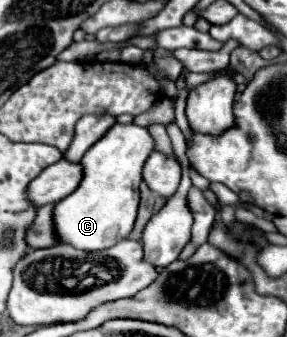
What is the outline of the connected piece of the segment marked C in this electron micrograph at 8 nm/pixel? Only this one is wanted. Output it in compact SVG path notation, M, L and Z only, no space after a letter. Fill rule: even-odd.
M114 124L80 160L82 166L82 182L80 186L66 196L64 200L60 200L54 206L54 232L56 238L62 244L70 244L78 250L84 252L96 252L96 250L106 250L112 248L114 244L118 244L120 240L128 238L136 220L136 210L138 210L138 202L140 202L140 180L142 180L142 166L146 162L146 158L150 156L150 152L154 150L154 142L150 138L150 134L146 132L146 128L136 126L136 124Z

